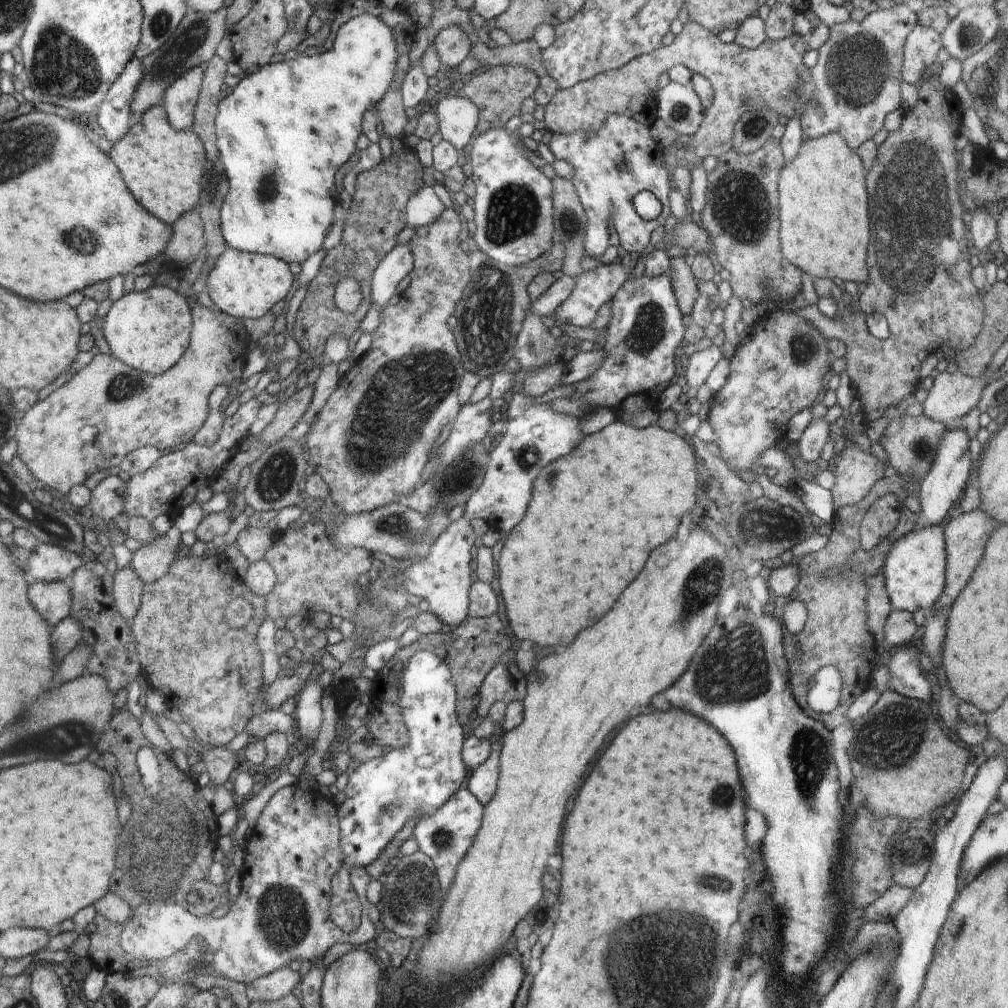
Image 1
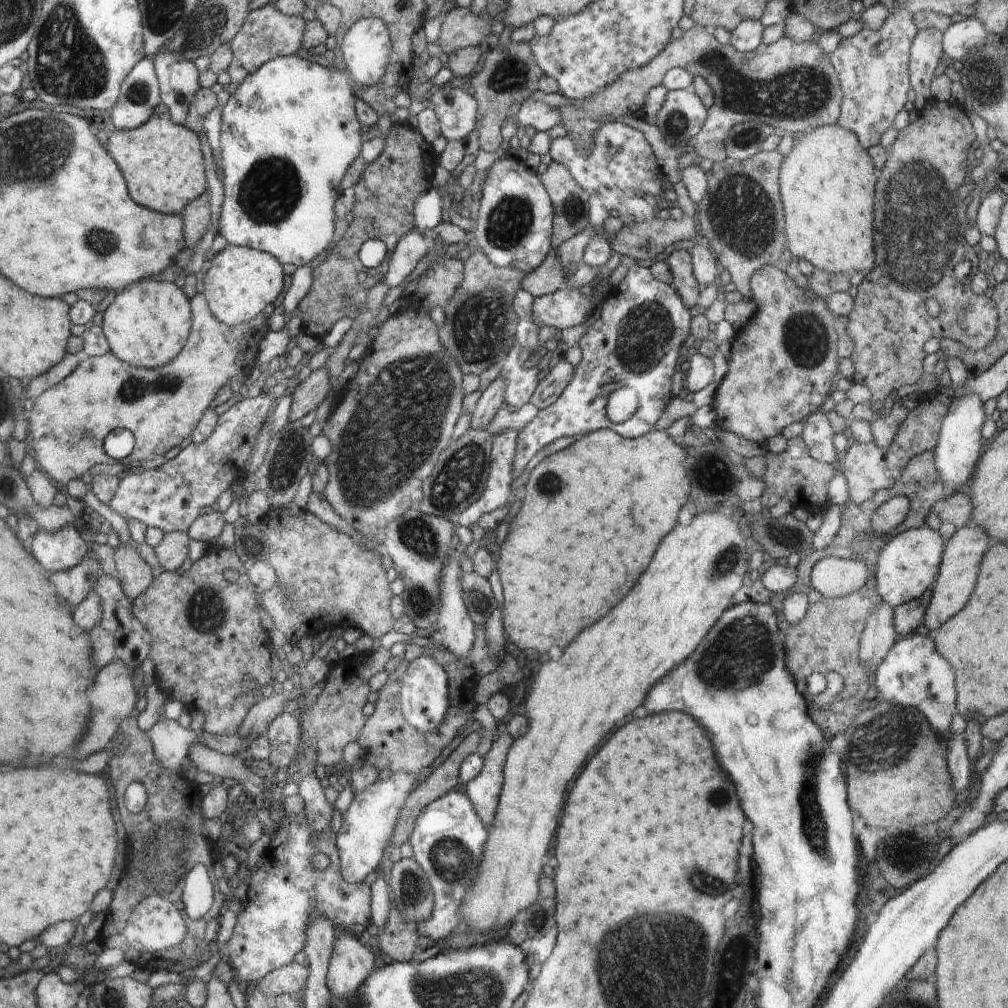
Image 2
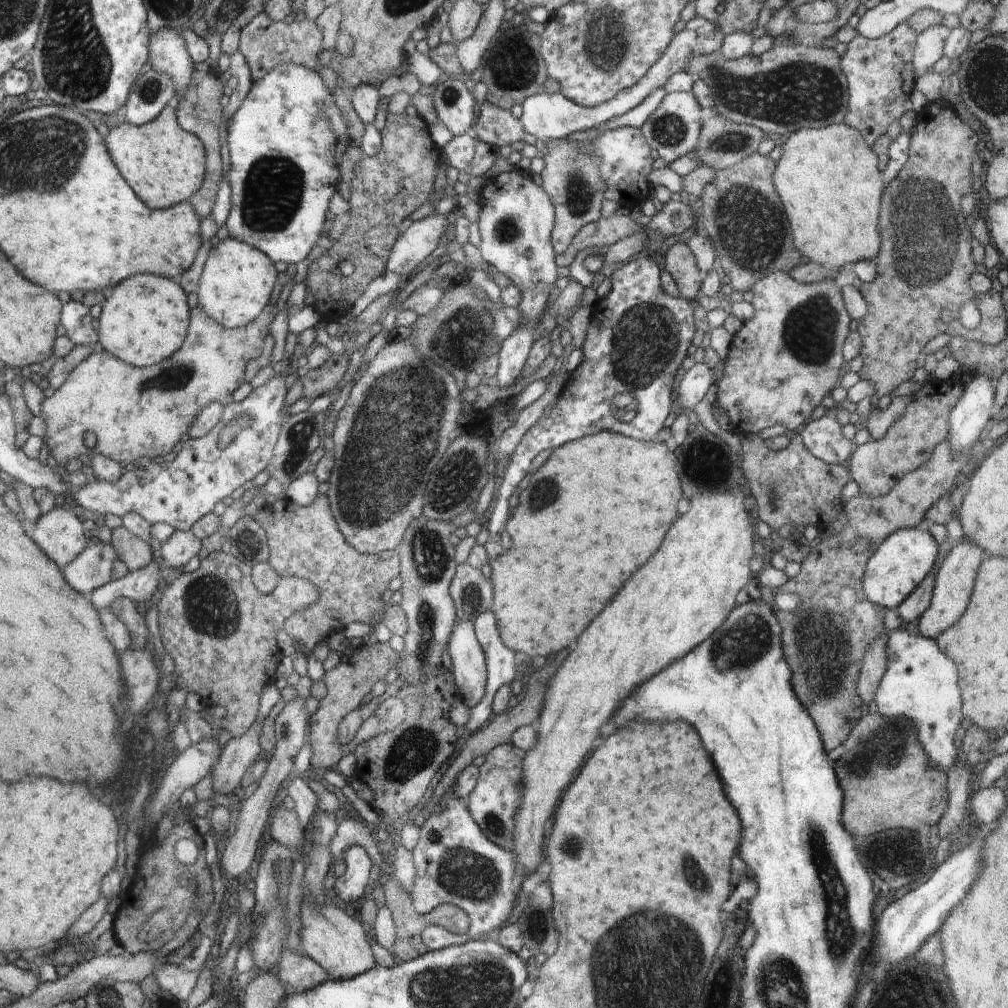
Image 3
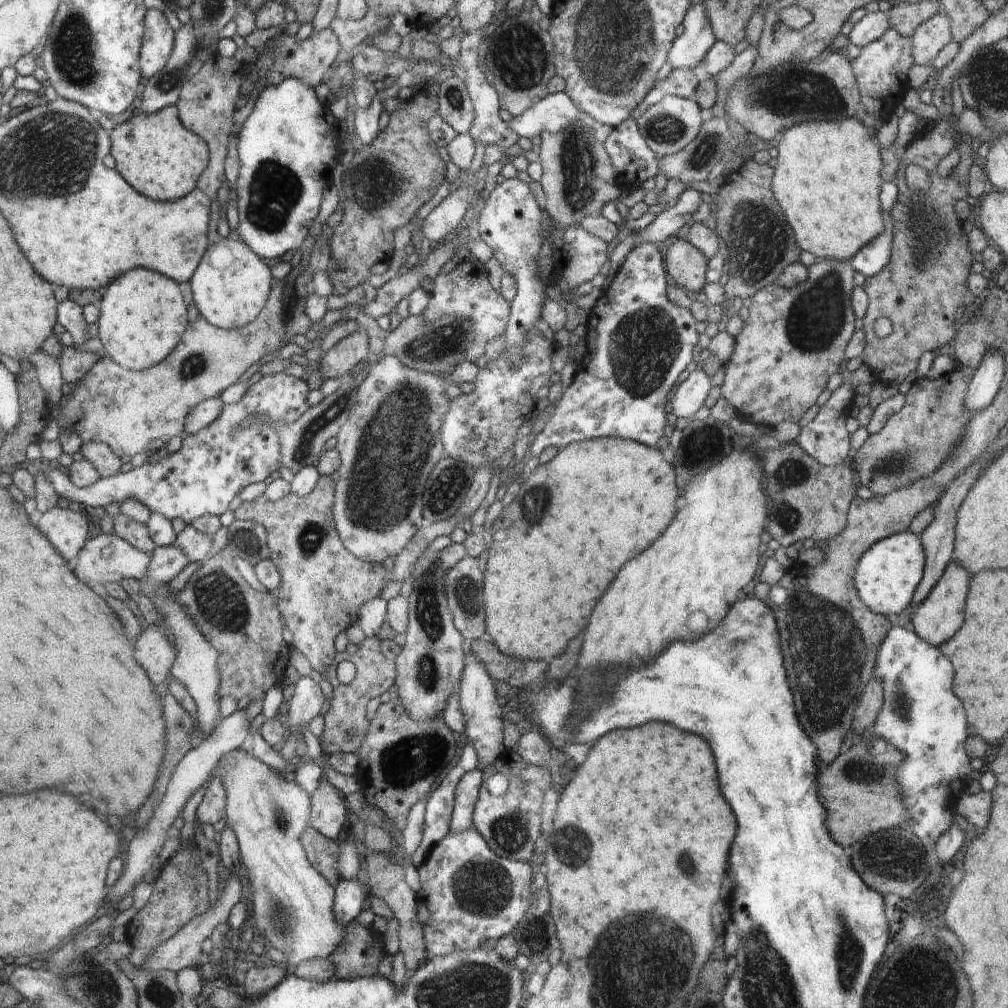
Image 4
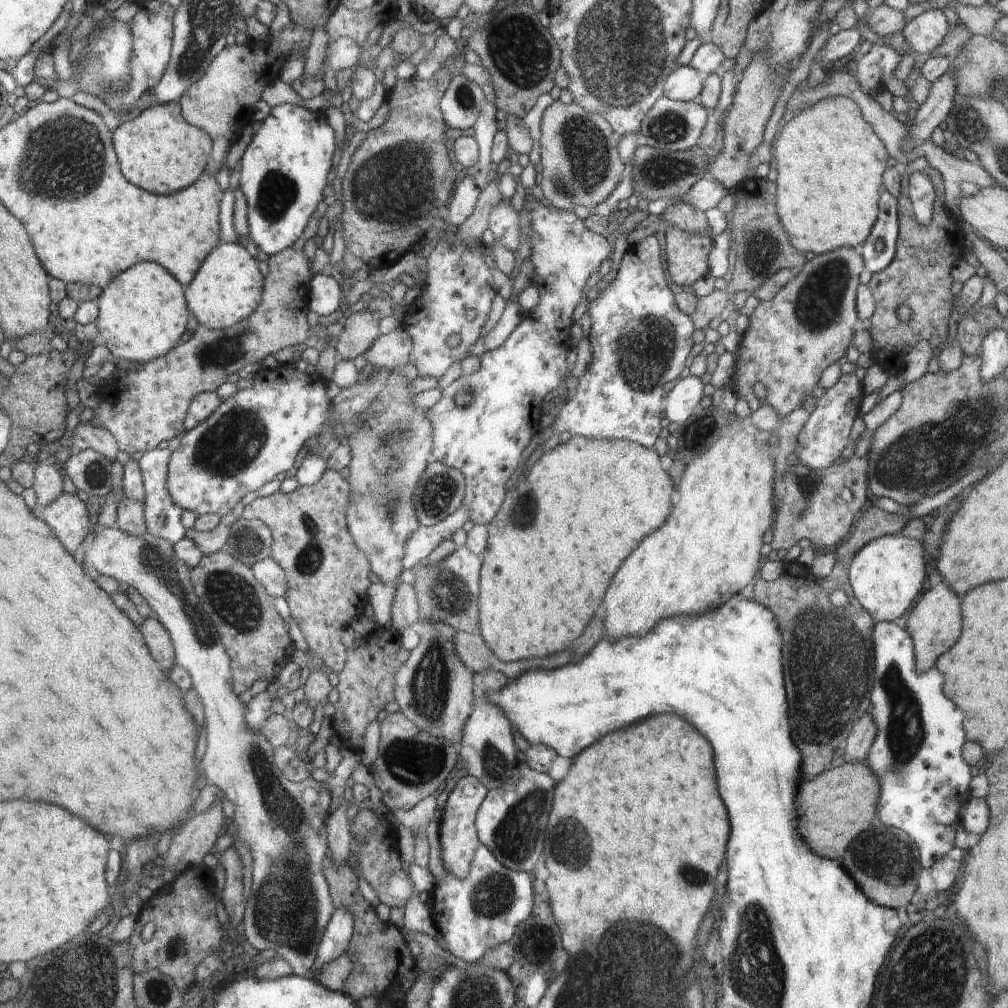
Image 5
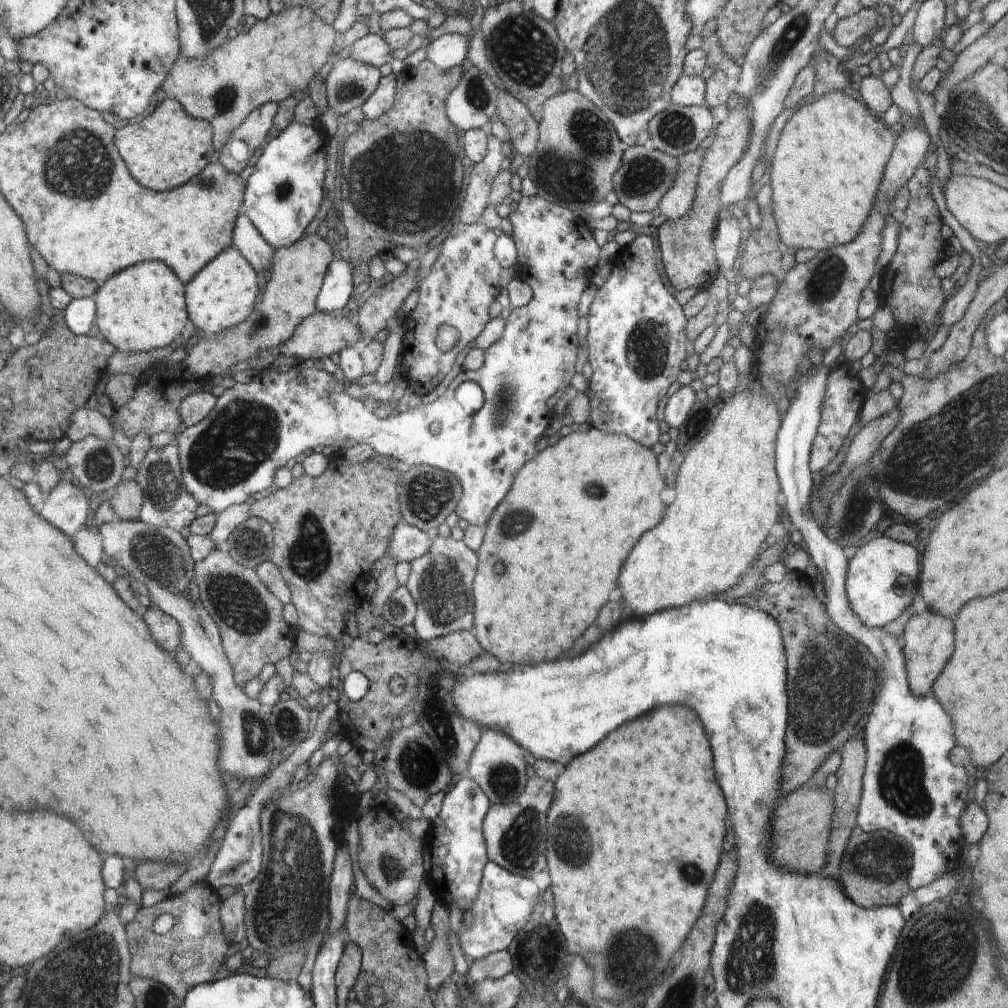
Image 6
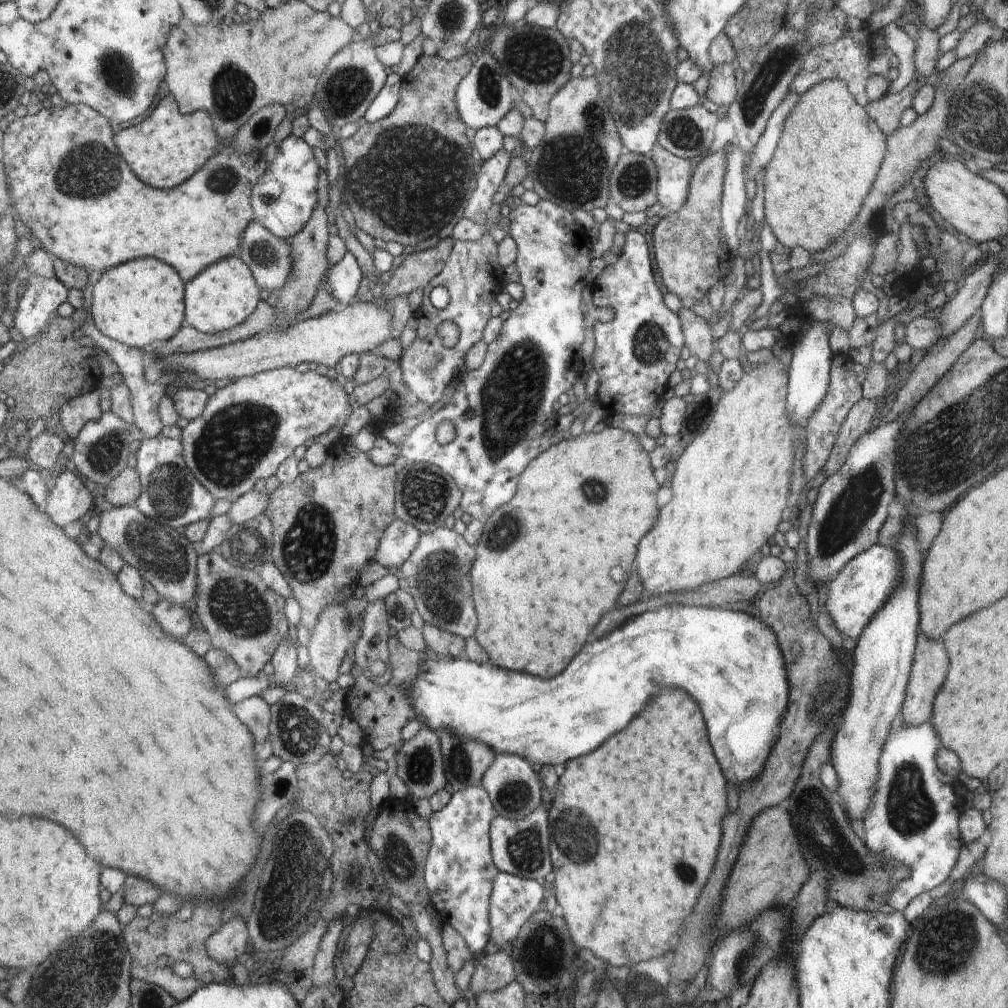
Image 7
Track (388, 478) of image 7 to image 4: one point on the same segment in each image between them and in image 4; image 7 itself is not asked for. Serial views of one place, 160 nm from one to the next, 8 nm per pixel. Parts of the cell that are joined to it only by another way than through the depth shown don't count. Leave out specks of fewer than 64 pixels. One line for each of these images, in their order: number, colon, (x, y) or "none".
4: (321, 602)
5: (328, 578)
6: (327, 545)

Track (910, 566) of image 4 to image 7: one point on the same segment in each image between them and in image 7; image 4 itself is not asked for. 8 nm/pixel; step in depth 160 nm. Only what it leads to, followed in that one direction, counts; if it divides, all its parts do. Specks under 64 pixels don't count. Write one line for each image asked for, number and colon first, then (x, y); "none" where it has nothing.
5: (887, 574)
6: (882, 579)
7: (858, 592)

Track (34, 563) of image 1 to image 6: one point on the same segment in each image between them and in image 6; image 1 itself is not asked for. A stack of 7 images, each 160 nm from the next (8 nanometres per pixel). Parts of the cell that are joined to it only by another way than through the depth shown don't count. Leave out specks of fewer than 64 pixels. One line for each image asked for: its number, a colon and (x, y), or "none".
2: (63, 549)
3: (59, 532)
4: (67, 530)
5: (66, 516)
6: (65, 506)

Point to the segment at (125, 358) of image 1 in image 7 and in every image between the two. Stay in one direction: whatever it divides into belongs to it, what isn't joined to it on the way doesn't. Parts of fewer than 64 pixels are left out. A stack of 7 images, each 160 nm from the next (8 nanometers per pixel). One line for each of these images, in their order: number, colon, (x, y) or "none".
2: (148, 324)
3: (144, 319)
4: (142, 317)
5: (142, 315)
6: (142, 308)
7: (139, 302)

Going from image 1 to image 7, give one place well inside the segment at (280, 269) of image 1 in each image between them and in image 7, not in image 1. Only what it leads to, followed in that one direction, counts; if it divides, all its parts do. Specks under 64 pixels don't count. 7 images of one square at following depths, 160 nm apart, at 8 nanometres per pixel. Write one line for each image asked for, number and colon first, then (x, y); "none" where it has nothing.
2: (241, 282)
3: (234, 287)
4: (230, 287)
5: (227, 289)
6: (221, 296)
7: (224, 295)

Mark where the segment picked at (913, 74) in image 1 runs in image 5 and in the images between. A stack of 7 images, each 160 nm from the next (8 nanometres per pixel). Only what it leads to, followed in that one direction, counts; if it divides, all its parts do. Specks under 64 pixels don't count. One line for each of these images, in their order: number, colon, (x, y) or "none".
2: (926, 49)
3: (929, 48)
4: (929, 38)
5: (923, 34)

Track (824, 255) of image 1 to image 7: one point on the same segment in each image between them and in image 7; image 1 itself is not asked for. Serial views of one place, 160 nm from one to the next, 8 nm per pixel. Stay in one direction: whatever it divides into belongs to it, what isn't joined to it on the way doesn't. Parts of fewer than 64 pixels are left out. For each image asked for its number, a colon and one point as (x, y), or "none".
2: (828, 179)
3: (829, 179)
4: (827, 180)
5: (830, 161)
6: (831, 154)
7: (829, 153)

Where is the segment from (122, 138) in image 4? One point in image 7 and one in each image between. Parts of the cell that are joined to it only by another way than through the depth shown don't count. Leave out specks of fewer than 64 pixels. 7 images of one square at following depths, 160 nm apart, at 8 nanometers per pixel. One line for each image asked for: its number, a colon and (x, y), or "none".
5: (160, 151)
6: (166, 149)
7: (164, 150)

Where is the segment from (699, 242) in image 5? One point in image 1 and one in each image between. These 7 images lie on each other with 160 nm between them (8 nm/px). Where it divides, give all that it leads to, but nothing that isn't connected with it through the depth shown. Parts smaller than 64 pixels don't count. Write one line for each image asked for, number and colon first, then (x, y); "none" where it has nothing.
1: (684, 285)
2: (685, 282)
3: (681, 263)
4: (687, 265)

